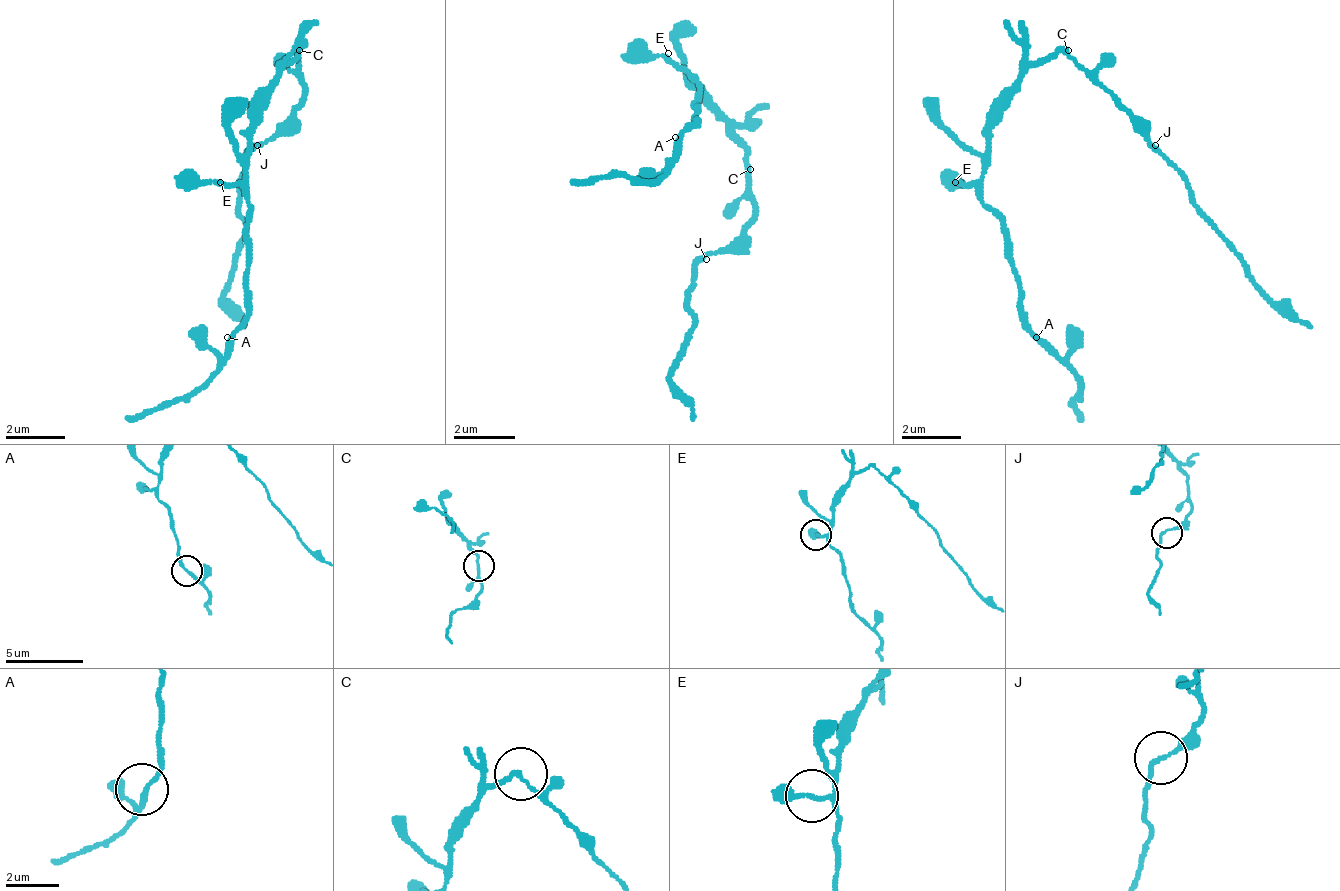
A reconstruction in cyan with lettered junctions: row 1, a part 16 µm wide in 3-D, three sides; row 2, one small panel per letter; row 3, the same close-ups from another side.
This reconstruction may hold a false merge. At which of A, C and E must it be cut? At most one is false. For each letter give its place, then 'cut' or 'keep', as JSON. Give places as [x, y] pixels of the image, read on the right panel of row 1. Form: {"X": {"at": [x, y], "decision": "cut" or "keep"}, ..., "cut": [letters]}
{"A": {"at": [1036, 337], "decision": "keep"}, "C": {"at": [1068, 50], "decision": "cut"}, "E": {"at": [955, 182], "decision": "keep"}, "cut": ["C"]}

